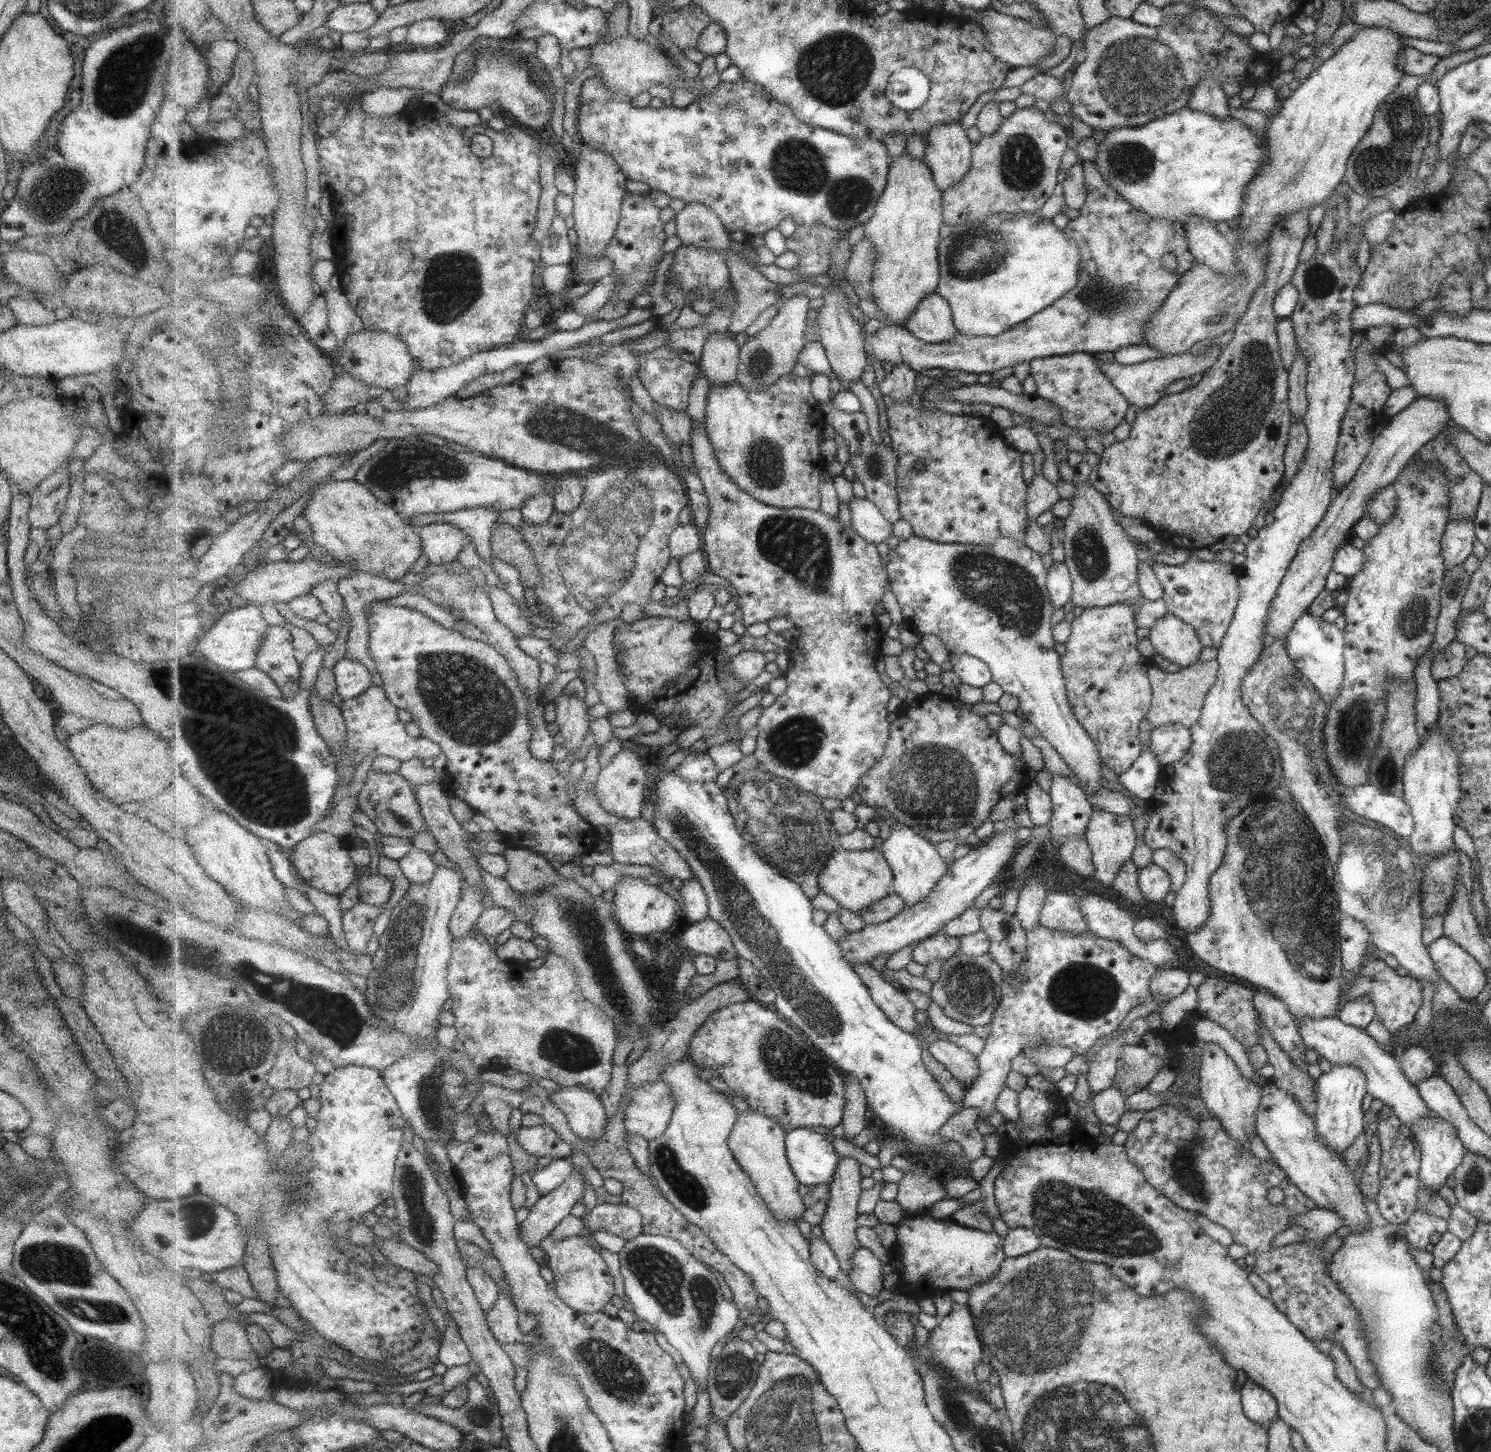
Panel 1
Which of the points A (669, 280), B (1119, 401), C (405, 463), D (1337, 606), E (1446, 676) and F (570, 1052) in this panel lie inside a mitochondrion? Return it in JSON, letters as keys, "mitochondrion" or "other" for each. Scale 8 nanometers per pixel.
{"A":"other","B":"other","C":"mitochondrion","D":"other","E":"other","F":"mitochondrion"}

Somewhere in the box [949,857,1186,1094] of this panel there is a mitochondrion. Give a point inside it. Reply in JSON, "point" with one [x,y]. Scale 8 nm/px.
{"point":[1083,991]}

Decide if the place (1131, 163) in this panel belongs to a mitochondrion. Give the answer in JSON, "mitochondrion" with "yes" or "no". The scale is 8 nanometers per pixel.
{"mitochondrion":"yes"}

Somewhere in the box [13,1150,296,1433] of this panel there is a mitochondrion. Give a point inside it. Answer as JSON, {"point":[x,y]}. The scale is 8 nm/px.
{"point":[67,1270]}

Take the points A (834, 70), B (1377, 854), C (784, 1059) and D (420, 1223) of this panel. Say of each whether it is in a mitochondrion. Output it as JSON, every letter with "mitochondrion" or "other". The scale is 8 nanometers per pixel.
{"A":"mitochondrion","B":"mitochondrion","C":"mitochondrion","D":"mitochondrion"}

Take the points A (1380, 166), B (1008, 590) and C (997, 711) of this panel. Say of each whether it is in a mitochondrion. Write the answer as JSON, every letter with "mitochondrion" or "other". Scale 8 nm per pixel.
{"A":"mitochondrion","B":"mitochondrion","C":"other"}

